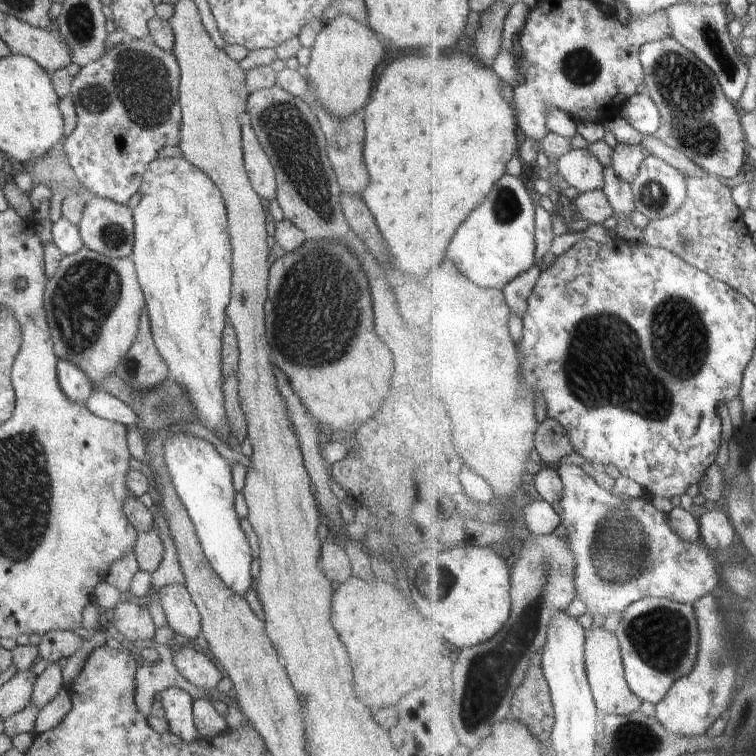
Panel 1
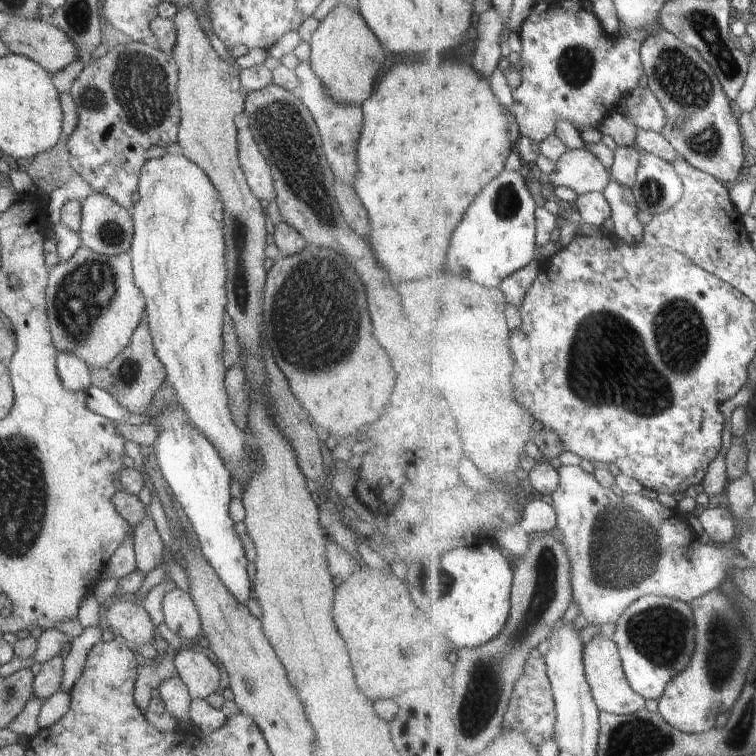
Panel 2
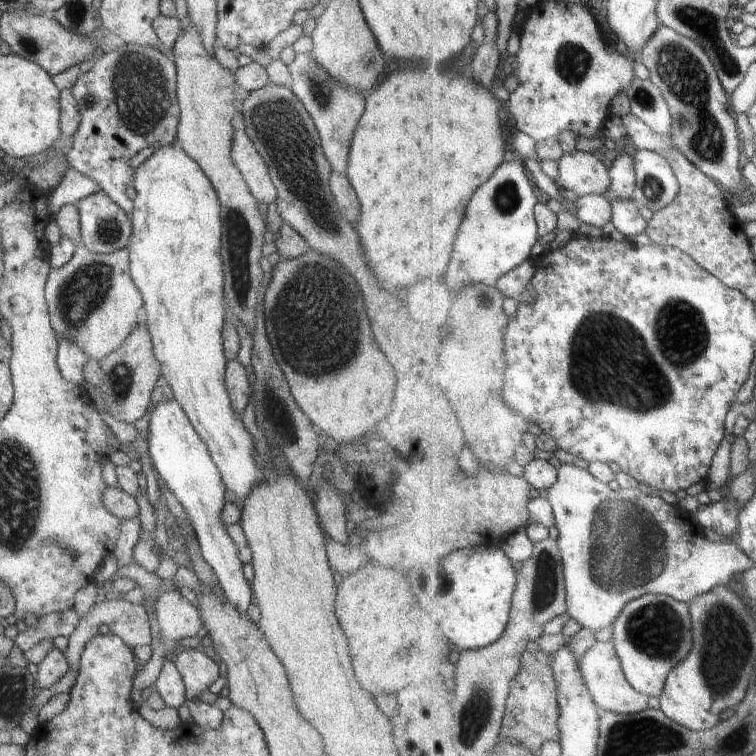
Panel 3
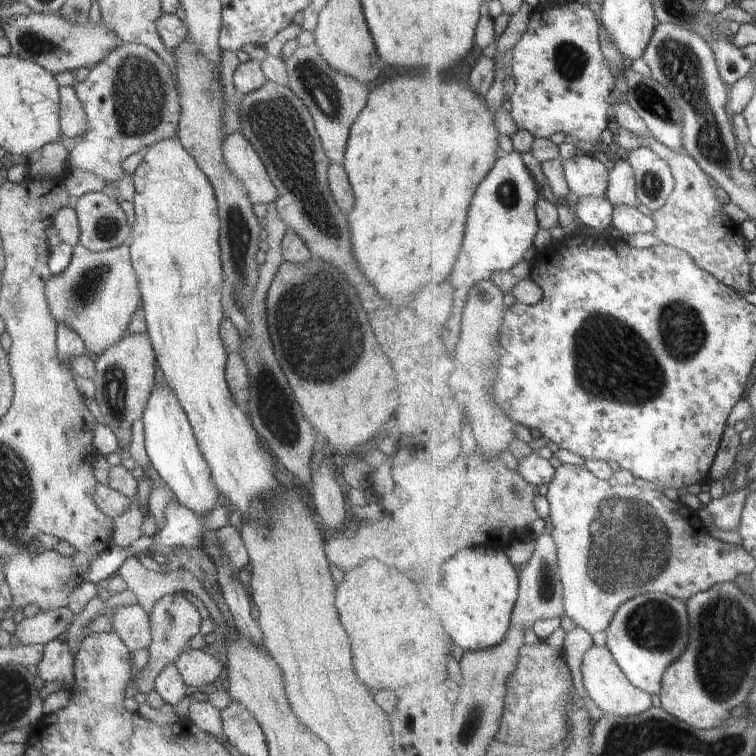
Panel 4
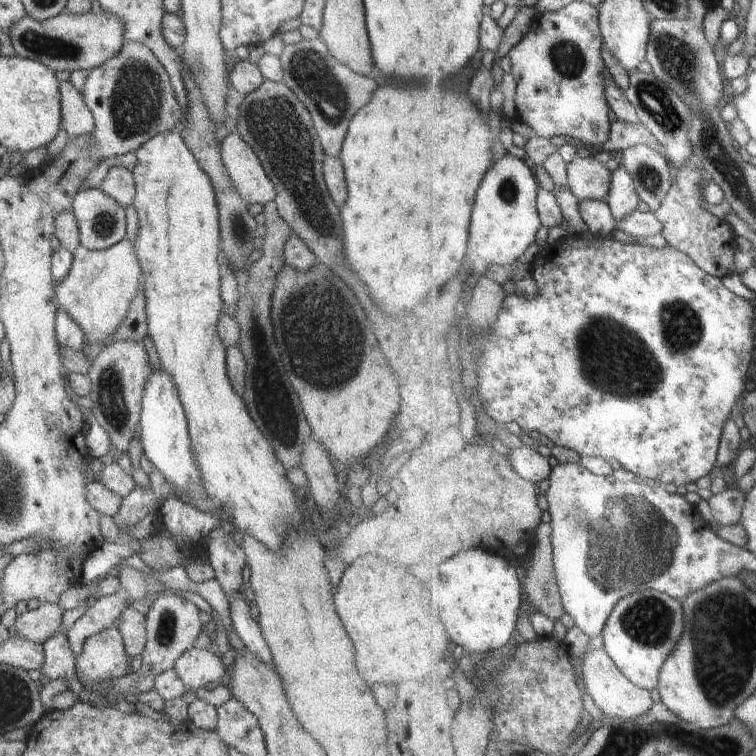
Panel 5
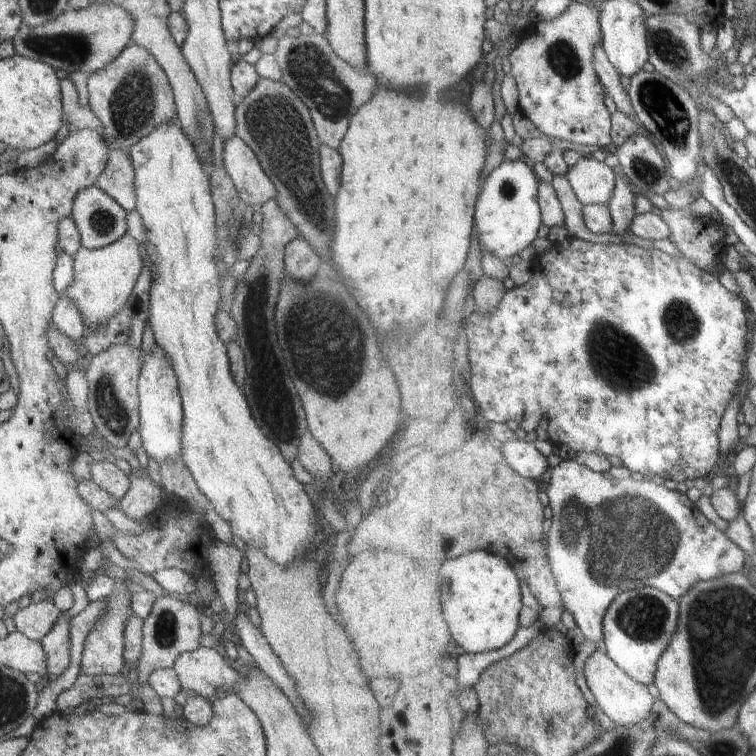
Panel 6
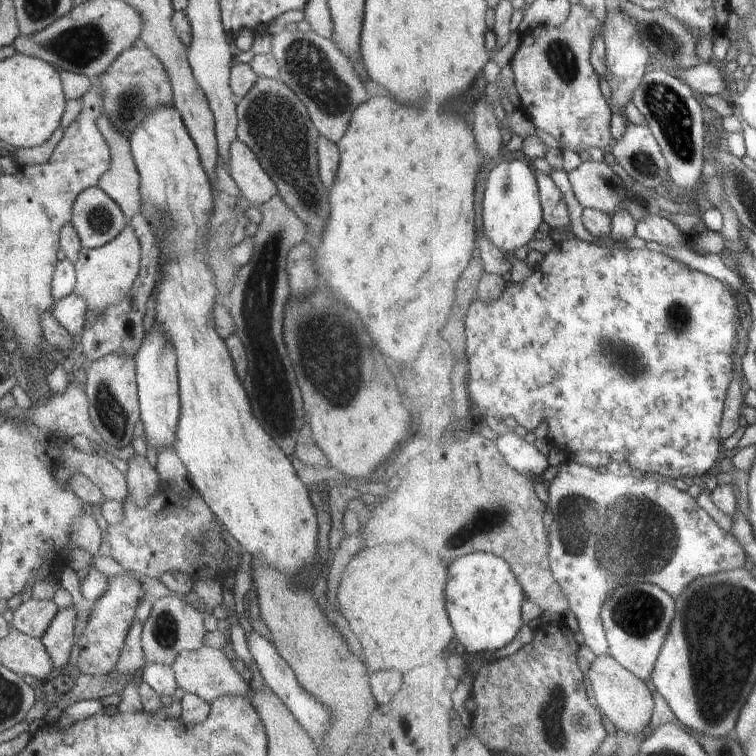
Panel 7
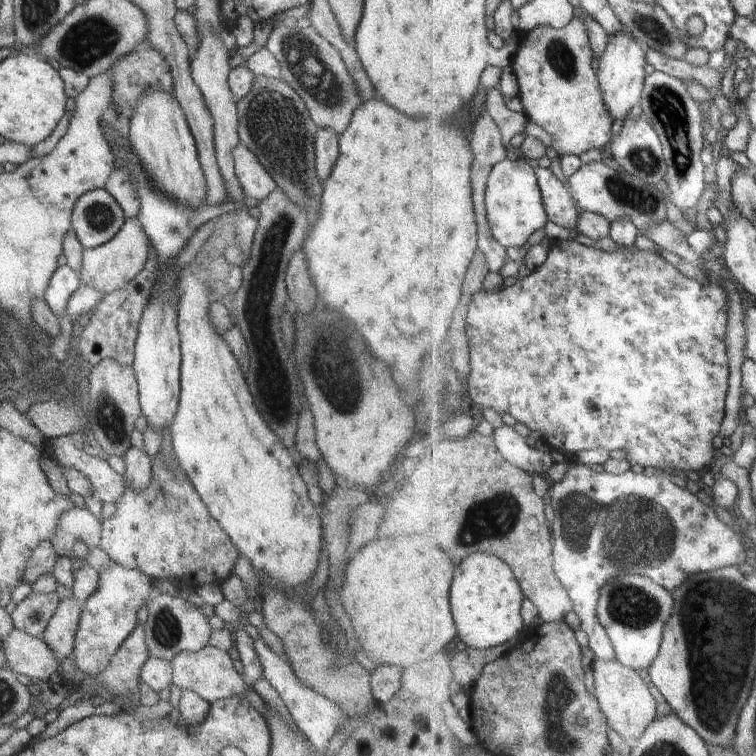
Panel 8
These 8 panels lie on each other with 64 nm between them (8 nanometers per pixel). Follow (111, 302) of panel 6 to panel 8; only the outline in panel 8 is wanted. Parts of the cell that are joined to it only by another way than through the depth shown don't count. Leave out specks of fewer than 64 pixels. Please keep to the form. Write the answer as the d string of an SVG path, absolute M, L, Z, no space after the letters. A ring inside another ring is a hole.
M127 218L118 234L106 244L94 249L84 249L82 268L78 270L80 284L94 288L102 294L102 299L114 290L124 288L142 270L148 254L148 237L137 218Z

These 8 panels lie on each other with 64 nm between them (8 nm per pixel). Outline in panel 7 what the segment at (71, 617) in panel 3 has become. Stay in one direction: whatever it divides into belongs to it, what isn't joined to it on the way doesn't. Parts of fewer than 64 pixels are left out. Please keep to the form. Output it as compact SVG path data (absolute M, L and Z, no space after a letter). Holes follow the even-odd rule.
M31 598L13 611L10 625L30 638L41 639L58 614L58 609L52 599Z

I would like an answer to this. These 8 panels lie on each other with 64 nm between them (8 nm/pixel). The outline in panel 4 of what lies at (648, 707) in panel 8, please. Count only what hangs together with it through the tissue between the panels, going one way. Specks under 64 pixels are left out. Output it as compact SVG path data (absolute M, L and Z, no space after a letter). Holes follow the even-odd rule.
M608 645L594 647L586 654L583 662L583 673L588 695L604 712L620 716L638 716L638 714L644 714L647 710L653 708L652 694L638 688L628 678Z

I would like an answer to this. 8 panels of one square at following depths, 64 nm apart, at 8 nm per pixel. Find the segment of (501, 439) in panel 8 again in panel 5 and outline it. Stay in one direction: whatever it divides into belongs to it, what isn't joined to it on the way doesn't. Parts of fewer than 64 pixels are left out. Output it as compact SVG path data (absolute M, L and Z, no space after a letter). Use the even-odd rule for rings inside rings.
M523 445L520 448L512 449L509 458L516 470L526 480L538 484L552 476L553 467L550 466L550 460L542 456L536 448L532 448L532 445Z

